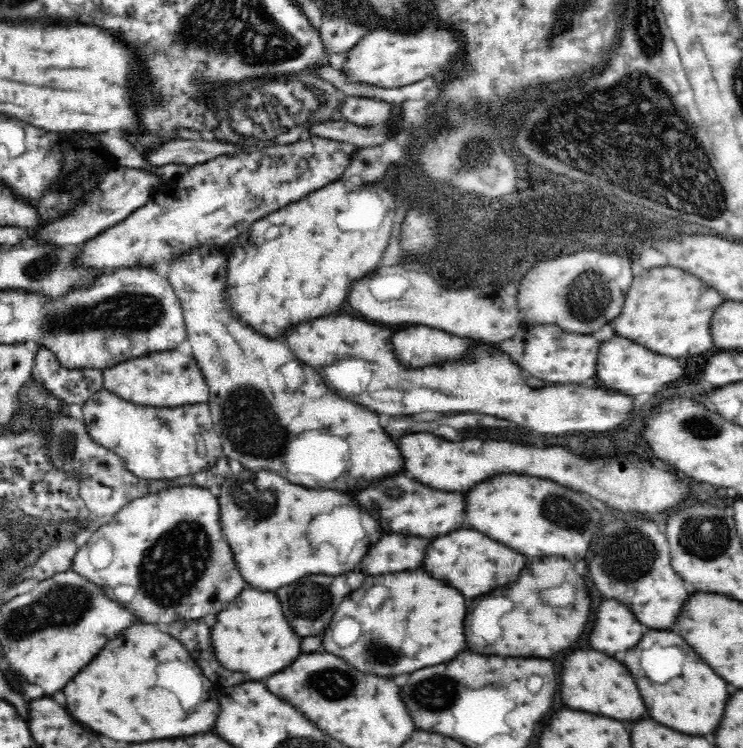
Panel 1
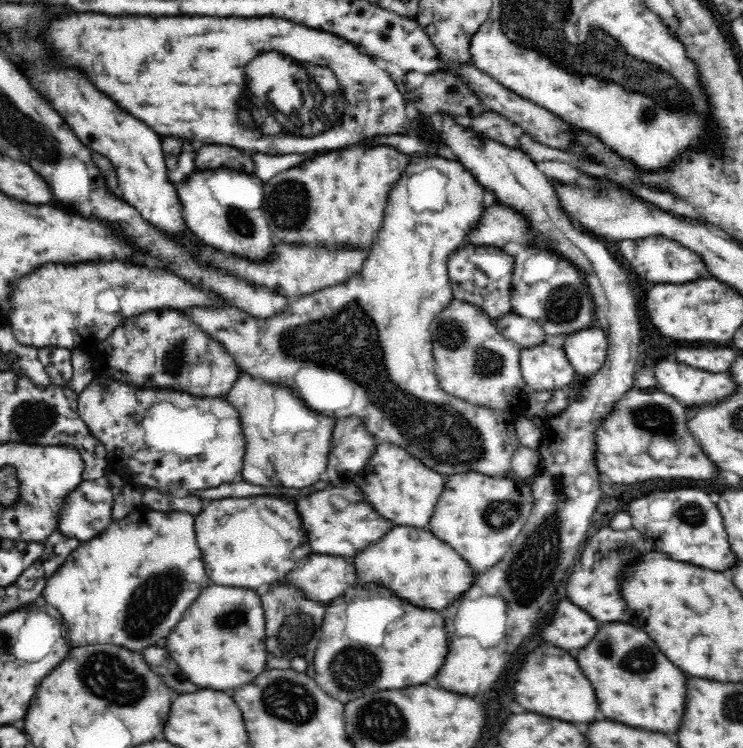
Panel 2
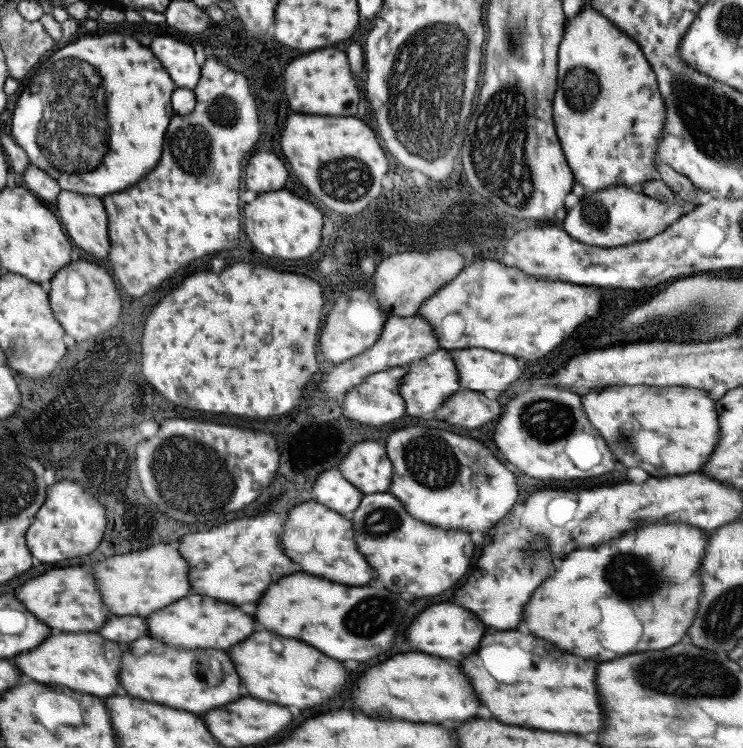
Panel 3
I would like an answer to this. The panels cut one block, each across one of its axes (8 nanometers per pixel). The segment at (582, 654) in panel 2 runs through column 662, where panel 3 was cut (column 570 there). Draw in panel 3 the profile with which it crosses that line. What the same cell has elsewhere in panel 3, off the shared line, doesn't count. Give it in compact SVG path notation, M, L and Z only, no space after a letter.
M493 632L487 634L487 646L517 646L521 652L519 656L529 658L531 672L517 672L515 668L515 680L511 686L503 686L503 682L493 680L477 654L469 654L463 658L463 674L467 676L477 700L481 706L489 710L489 714L511 726L523 726L523 728L535 728L535 730L547 730L547 732L597 732L601 730L601 708L597 700L597 690L595 690L595 666L599 662L577 658L574 654L565 654L554 644L549 644L546 640L533 638L529 634L521 632Z

